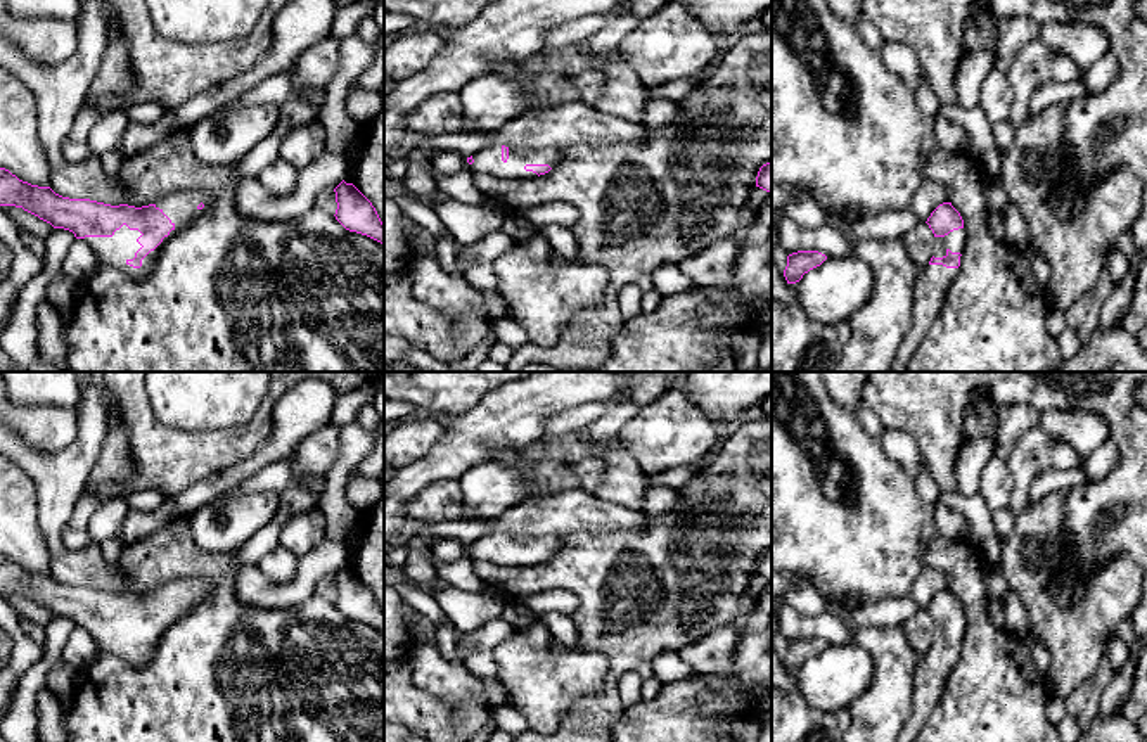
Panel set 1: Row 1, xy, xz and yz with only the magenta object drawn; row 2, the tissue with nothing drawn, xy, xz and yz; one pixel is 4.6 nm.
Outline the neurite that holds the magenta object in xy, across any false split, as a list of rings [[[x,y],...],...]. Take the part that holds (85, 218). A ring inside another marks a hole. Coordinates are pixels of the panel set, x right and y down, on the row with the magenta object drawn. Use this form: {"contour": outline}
{"contour": [[[0,168],[0,206],[22,208],[54,228],[73,232],[88,242],[97,261],[135,278],[154,268],[163,244],[189,225],[204,201],[199,192],[173,192],[142,208],[111,206],[62,197],[50,187],[31,185]]]}

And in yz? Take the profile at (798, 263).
{"contour": [[[798,251],[787,256],[787,266],[784,277],[787,284],[796,284],[804,273],[820,266],[827,259],[825,254],[818,251]]]}

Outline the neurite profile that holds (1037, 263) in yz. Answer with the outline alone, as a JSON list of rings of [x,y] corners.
[[[1026,247],[1021,254],[1026,259],[1033,277],[1043,289],[1047,289],[1050,280],[1050,268],[1047,259],[1040,256],[1033,247]]]

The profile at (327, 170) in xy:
[[[329,150],[298,170],[296,189],[289,195],[268,192],[258,178],[246,178],[235,187],[235,202],[242,216],[260,221],[287,221],[306,214],[324,189],[336,189],[348,175],[346,156]]]

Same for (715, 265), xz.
[[[721,239],[708,249],[683,259],[678,266],[697,285],[727,285],[734,282],[734,265],[739,249],[734,239]]]

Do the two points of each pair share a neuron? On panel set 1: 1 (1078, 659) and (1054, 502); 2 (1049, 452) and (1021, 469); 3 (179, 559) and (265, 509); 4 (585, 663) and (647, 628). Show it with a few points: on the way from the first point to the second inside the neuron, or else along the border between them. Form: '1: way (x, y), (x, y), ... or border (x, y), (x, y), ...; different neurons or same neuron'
1: way (1049, 620), (1030, 576), (1019, 566), (1019, 540); same neuron
2: way (1042, 454), (1028, 462); same neuron
3: border (187, 518), (191, 537), (199, 547), (230, 552); different neurons
4: border (561, 652), (599, 651), (608, 661), (602, 690); different neurons

